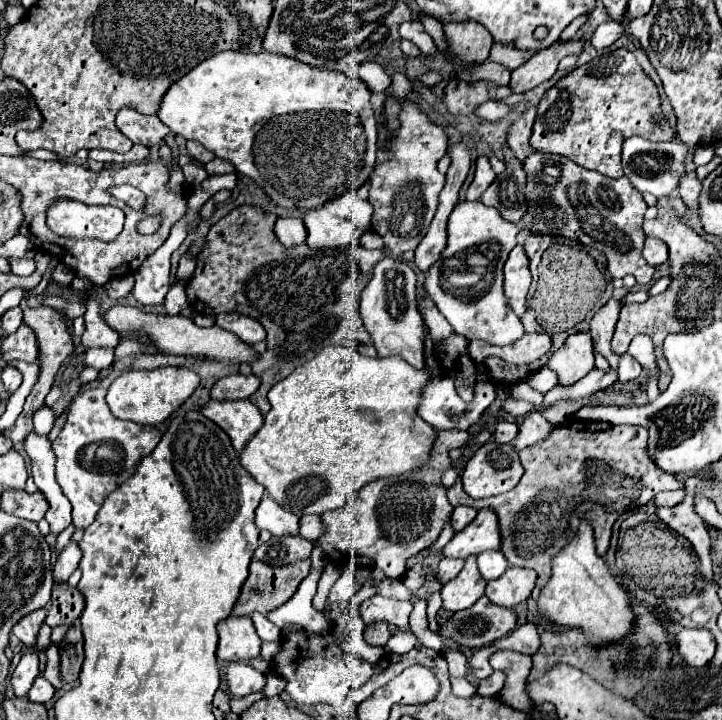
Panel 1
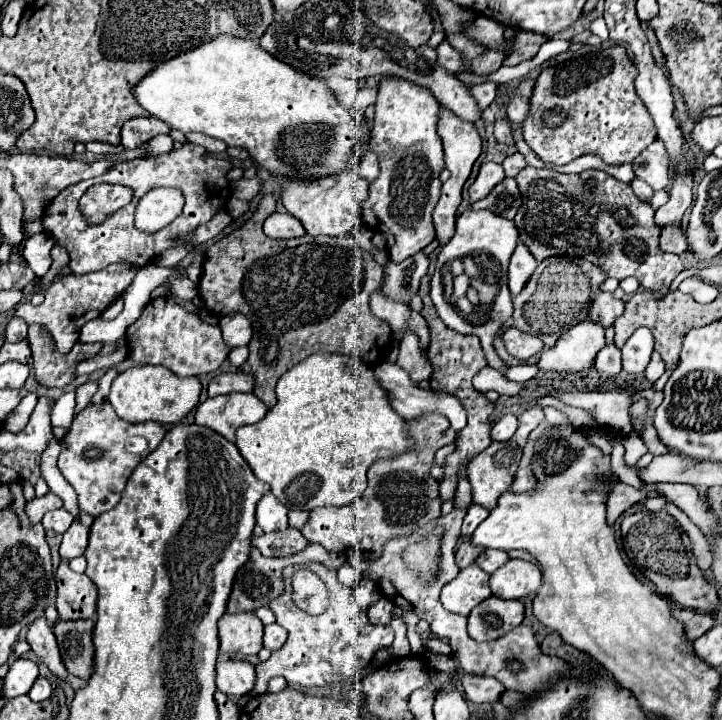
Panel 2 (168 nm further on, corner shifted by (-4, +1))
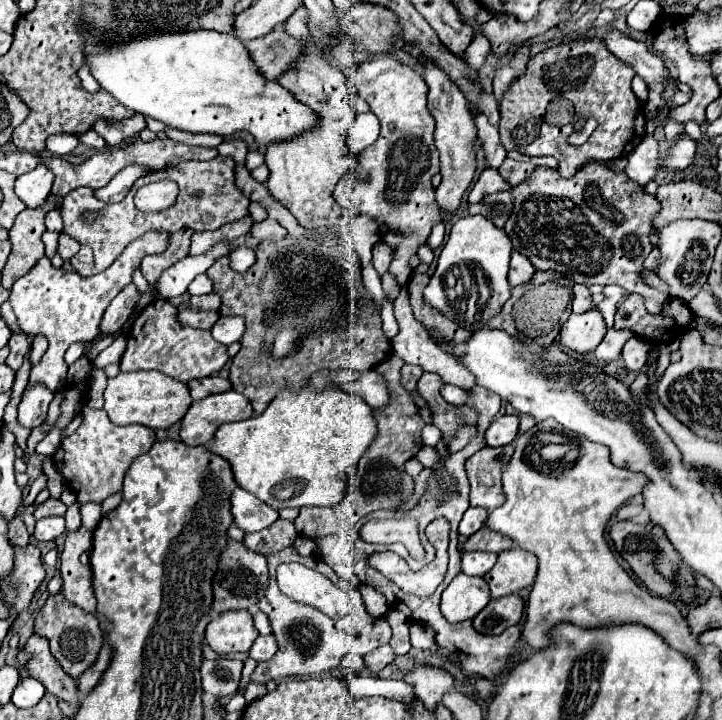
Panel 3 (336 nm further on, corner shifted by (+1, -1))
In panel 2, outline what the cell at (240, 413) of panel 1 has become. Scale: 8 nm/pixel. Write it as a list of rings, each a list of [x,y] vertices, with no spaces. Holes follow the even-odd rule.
[[[232,392],[224,396],[214,396],[202,402],[196,408],[194,422],[234,442],[234,432],[238,426],[256,424],[266,416],[266,412],[268,408],[264,406],[264,402],[260,402],[252,392],[248,394]]]

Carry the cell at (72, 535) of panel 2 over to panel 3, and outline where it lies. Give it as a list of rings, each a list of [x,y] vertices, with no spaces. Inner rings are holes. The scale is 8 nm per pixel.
[[[73,504],[67,514],[65,514],[65,530],[67,532],[77,532],[77,528],[81,528],[81,518],[79,518],[79,504]]]

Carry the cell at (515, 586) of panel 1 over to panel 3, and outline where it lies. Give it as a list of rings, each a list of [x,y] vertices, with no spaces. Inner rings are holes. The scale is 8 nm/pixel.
[[[521,548],[501,552],[495,566],[485,574],[489,584],[491,598],[503,598],[509,594],[521,592],[525,586],[531,586],[537,576],[537,558]]]

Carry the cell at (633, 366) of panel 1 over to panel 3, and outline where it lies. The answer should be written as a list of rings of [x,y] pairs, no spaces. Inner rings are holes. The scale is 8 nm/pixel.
[[[631,336],[627,344],[623,346],[623,360],[627,370],[639,372],[647,364],[647,352],[651,344],[647,340],[641,340],[641,336]]]

